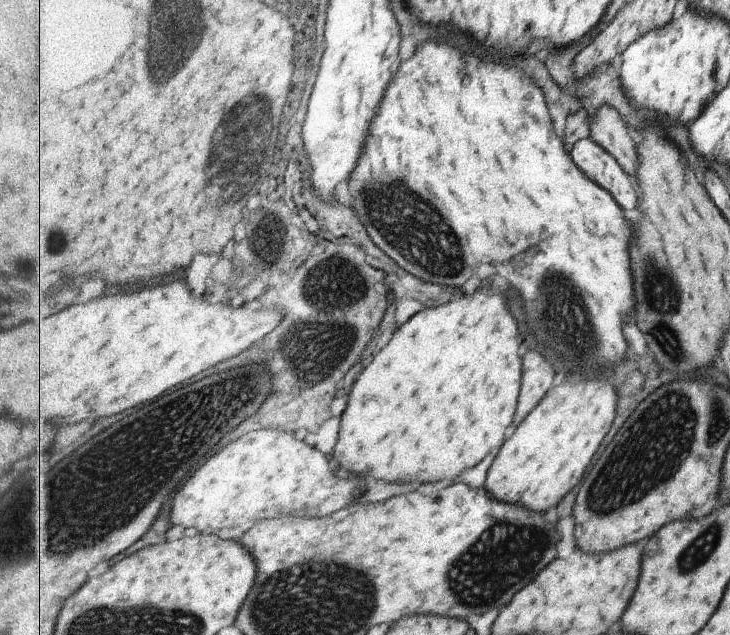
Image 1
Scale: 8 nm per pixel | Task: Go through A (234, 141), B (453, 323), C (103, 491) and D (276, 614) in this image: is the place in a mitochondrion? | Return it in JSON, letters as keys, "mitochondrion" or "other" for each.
{"A":"mitochondrion","B":"other","C":"mitochondrion","D":"mitochondrion"}

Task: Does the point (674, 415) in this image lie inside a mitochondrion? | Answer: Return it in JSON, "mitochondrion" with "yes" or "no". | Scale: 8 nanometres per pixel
{"mitochondrion":"yes"}

